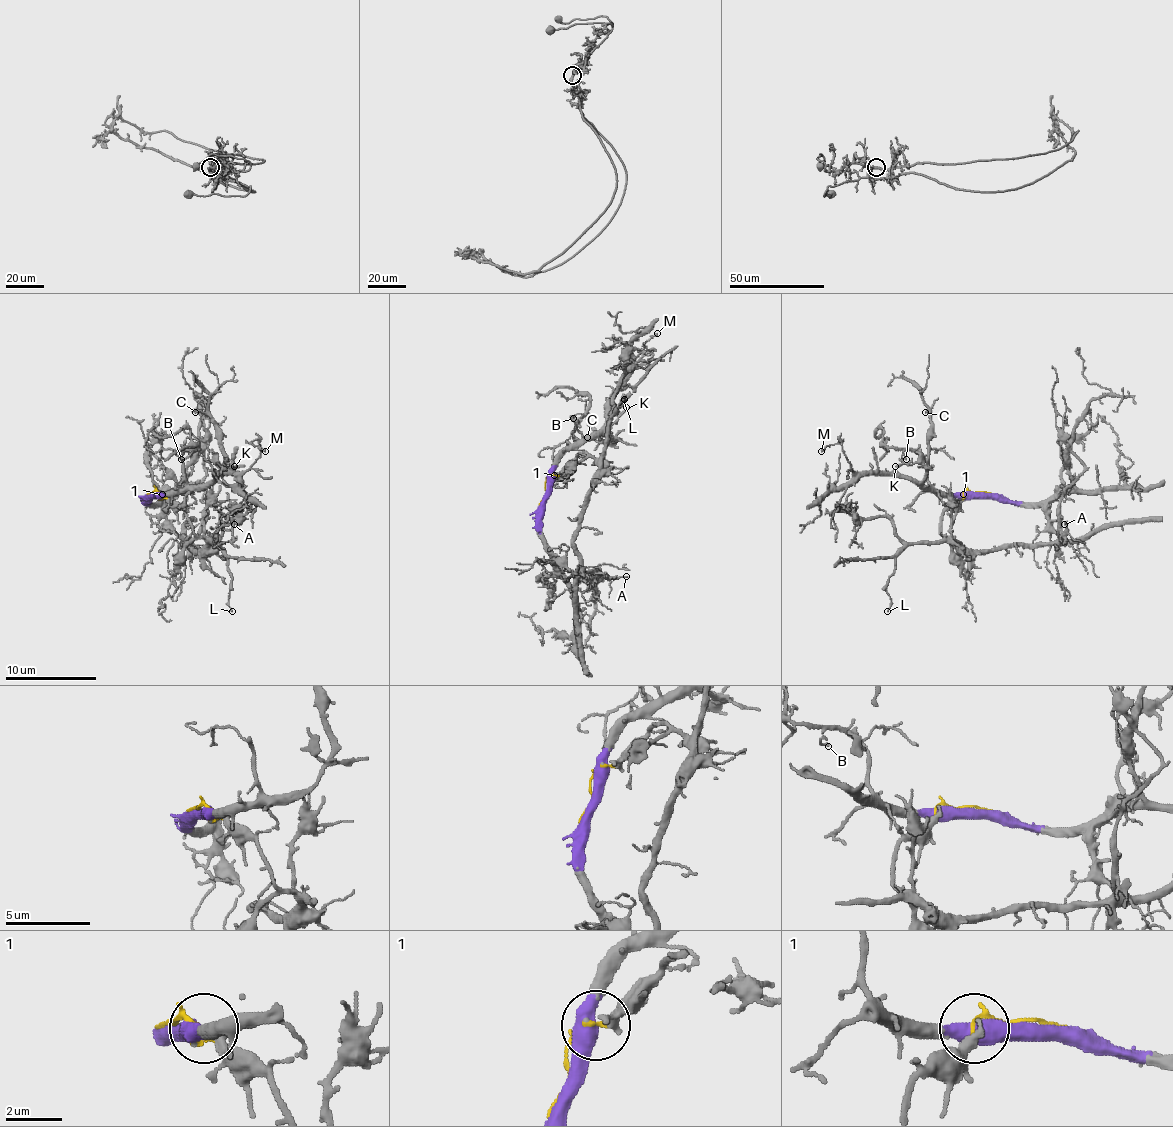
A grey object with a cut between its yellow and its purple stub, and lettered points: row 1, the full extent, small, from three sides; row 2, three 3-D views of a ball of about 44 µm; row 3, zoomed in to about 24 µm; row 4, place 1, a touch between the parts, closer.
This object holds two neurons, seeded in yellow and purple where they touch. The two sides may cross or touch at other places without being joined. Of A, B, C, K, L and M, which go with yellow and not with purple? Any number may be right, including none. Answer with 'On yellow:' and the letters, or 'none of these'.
On yellow: A, L

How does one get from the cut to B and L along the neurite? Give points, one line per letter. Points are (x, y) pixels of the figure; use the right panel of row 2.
B: (986, 493), (938, 491), (927, 479), (927, 463), (918, 454), (904, 452), (902, 459), (906, 459)
L: (986, 493), (966, 491), (943, 513), (943, 541), (911, 543), (895, 559), (895, 573), (886, 587), (888, 612)

